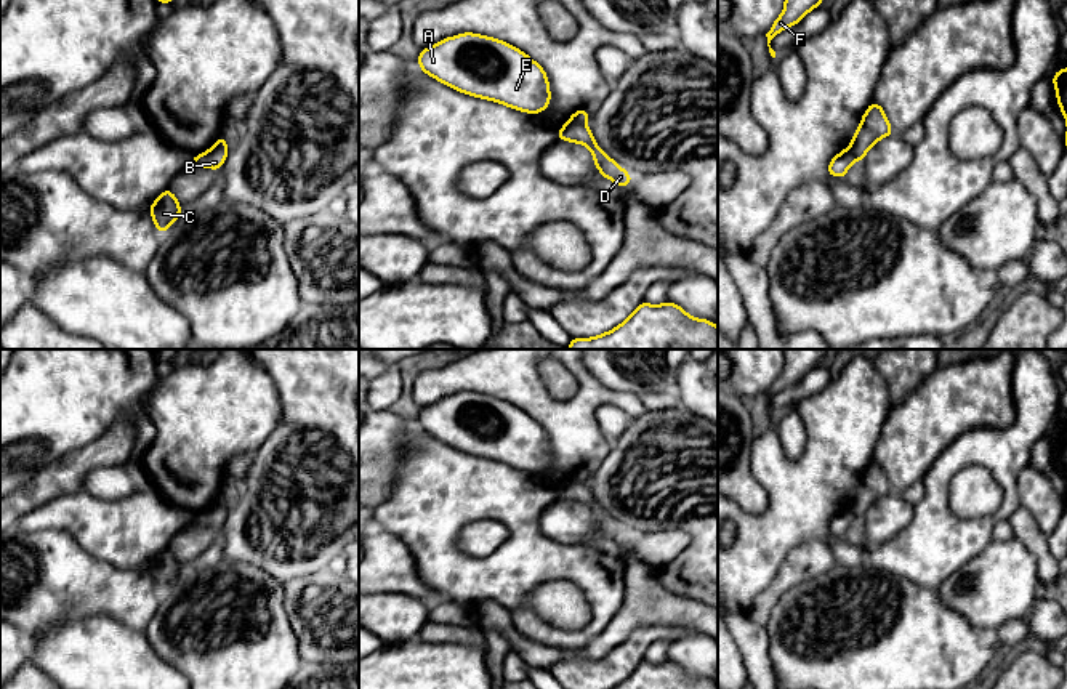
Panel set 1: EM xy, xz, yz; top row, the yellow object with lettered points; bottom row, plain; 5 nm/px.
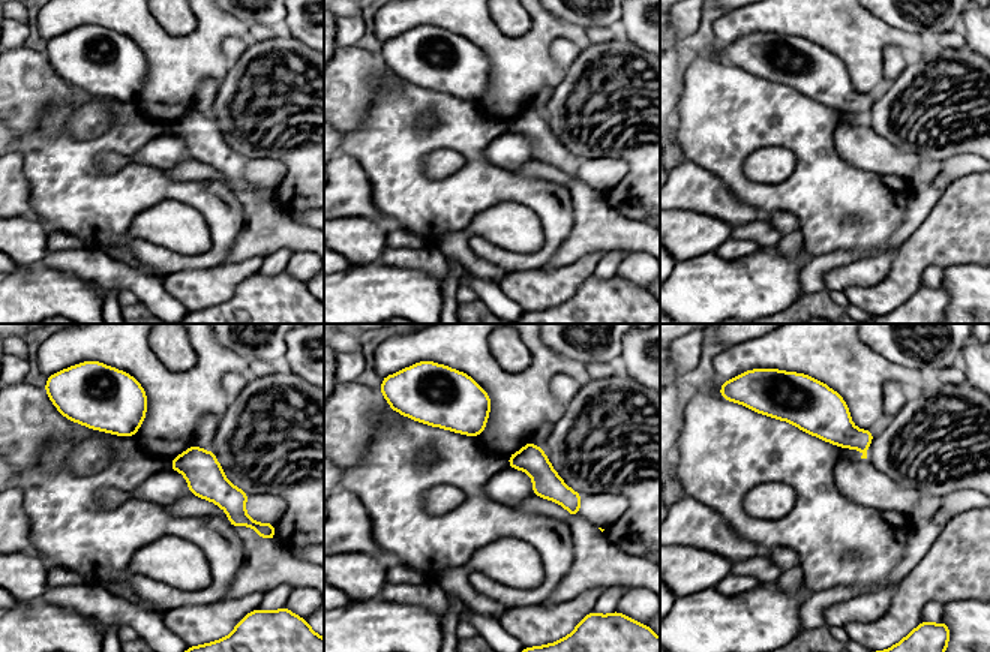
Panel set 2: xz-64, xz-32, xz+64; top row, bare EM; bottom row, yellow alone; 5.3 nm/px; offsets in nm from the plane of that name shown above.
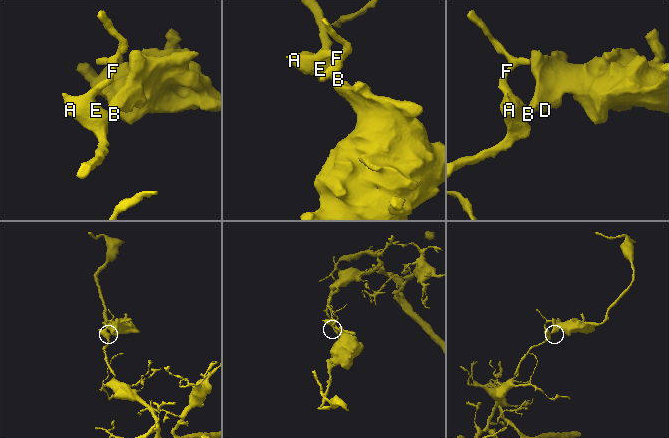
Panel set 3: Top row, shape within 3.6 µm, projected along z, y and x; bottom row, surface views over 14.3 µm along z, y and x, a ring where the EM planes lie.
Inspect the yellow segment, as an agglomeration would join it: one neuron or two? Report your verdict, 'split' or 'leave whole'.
split

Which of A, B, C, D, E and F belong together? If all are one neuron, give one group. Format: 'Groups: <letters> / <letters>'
Groups: A B C E F / D

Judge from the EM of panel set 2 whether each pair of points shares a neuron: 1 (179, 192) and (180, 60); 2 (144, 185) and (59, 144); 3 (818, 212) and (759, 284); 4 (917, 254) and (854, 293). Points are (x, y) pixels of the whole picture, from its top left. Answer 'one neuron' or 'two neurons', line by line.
1: two neurons
2: one neuron
3: two neurons
4: one neuron

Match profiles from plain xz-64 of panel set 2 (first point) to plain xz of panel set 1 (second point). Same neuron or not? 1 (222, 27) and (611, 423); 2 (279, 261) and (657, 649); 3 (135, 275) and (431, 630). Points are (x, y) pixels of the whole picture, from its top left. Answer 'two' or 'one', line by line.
1: two
2: one
3: one

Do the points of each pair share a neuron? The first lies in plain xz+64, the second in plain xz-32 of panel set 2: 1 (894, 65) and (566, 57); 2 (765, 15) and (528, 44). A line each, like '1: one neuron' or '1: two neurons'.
1: one neuron
2: one neuron

